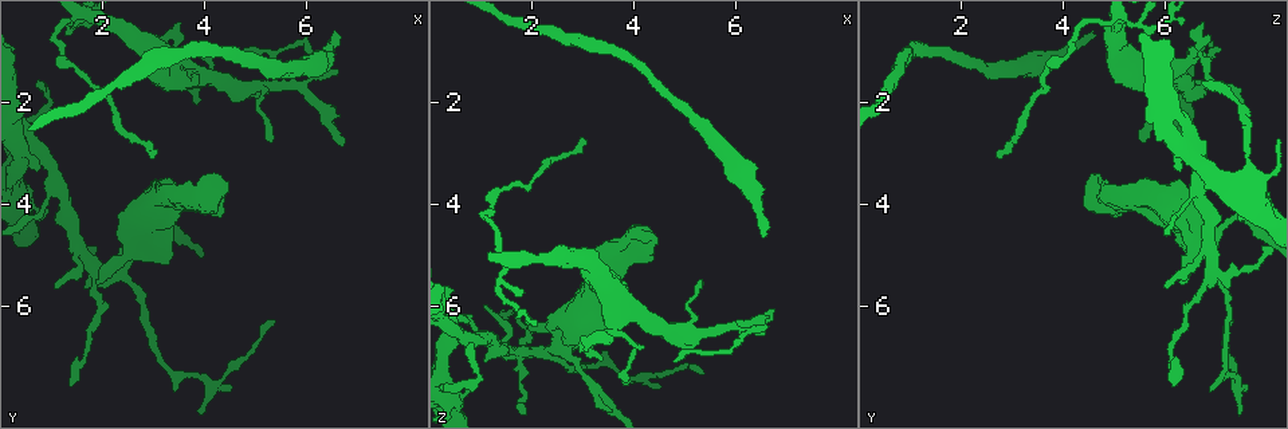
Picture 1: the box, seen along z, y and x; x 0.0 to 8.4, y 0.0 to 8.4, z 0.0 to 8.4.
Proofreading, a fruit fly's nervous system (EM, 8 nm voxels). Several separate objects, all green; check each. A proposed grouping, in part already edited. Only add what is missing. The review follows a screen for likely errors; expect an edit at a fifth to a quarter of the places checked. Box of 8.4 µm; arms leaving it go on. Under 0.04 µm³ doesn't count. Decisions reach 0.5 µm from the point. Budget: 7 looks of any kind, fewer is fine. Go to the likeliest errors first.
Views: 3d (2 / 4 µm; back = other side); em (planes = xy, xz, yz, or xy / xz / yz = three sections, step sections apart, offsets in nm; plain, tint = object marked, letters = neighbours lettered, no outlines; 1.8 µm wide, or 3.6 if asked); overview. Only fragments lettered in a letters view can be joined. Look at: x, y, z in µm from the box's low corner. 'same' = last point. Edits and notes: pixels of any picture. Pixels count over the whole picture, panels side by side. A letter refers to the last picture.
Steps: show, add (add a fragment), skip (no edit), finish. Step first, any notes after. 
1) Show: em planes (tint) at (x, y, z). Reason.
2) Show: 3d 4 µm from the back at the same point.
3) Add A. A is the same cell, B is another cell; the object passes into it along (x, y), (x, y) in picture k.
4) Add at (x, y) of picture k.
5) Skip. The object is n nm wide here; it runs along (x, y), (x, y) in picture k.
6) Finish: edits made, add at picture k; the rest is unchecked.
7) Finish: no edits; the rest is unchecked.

Show: 3d 2 µm at (6.55, 0.75, 4.60). Branch stops here.

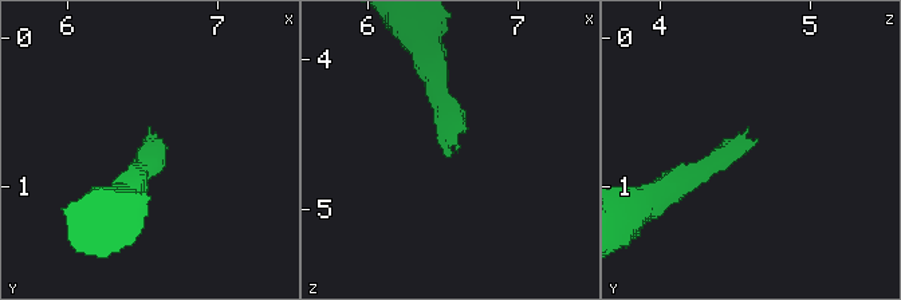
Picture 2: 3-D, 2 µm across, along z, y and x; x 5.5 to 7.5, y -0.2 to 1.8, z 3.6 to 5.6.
Show: em planes (letters) at (6.54, 0.70, 4.62).

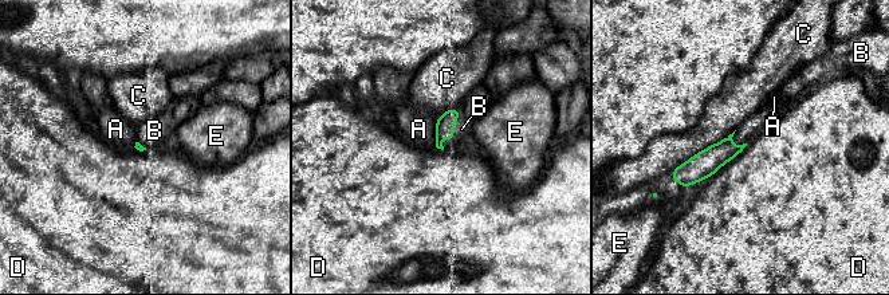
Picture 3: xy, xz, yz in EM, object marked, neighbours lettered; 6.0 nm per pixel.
Add B. The longest contact is with C, 460 nm; B is the same cell, A, C, D and E are other cells; it goes on there.

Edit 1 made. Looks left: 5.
Show: em planes (tint) at (6.80, 2.80, 6.10). Free end.

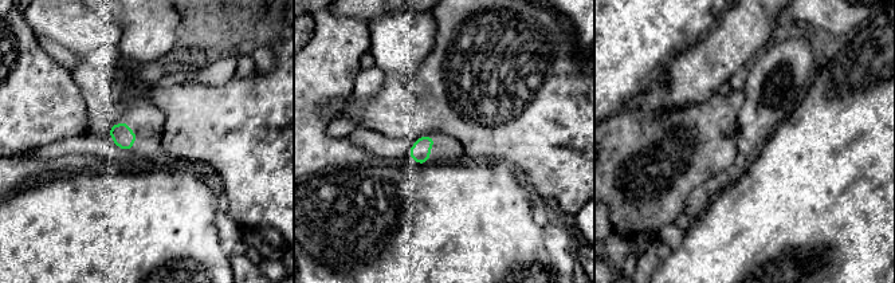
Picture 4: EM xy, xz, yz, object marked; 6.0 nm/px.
Show: em planes (letters) at the same point.

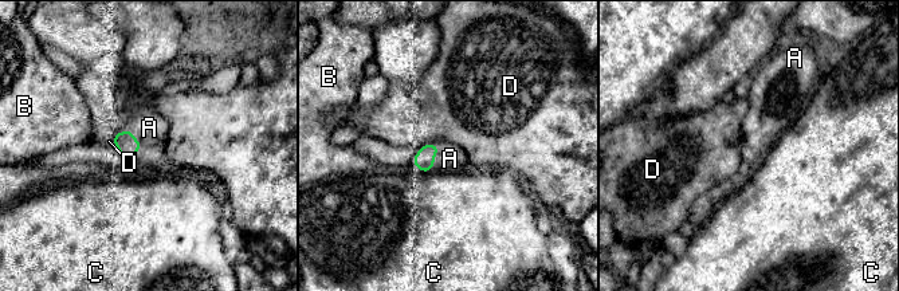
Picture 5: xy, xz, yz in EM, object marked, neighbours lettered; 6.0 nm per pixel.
Add A. A is the same cell, B, C and D are other cells; it goes on there.

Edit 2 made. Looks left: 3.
Show: overview. Redraw.

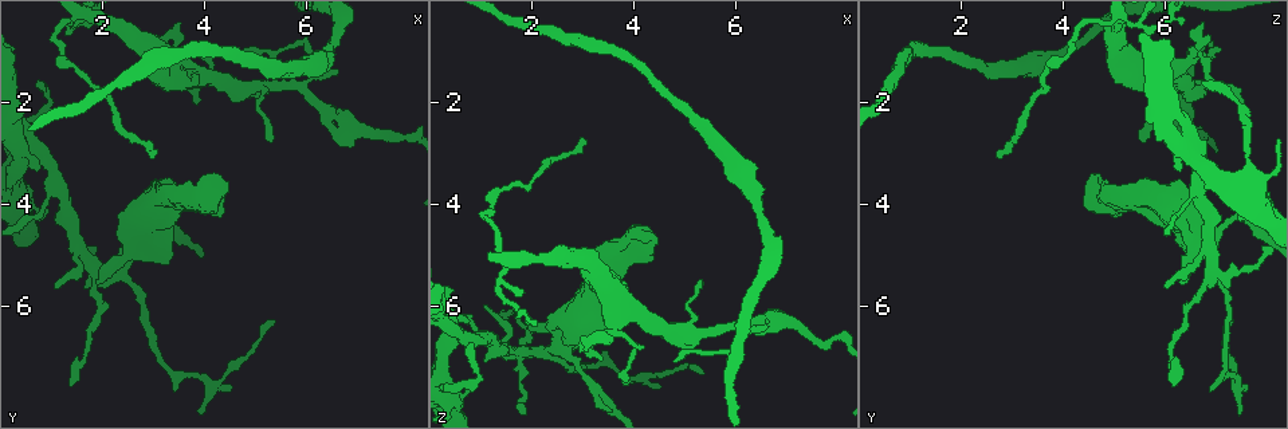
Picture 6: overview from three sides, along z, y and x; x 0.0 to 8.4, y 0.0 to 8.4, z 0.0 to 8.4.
Show: em planes (plain) at (3.65, 1.35, 6.15). Touches itself.

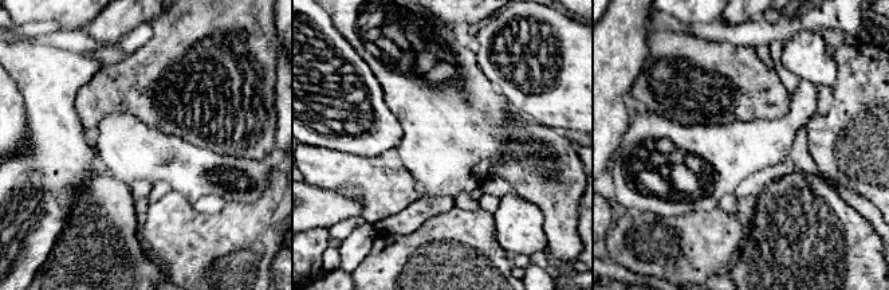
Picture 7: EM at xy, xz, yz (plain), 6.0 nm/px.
Show: em planes (letters) at the same point. See the neighbours.

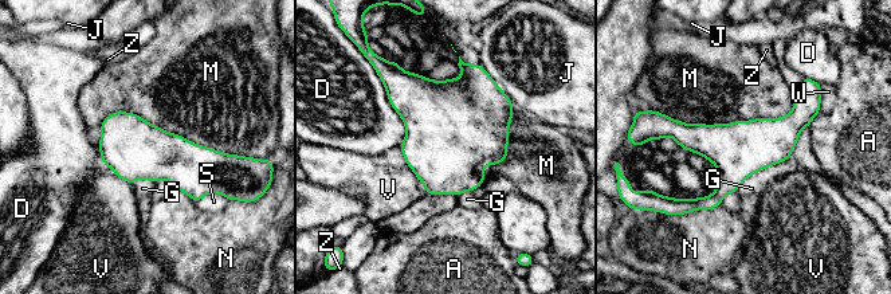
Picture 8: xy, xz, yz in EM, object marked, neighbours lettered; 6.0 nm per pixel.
Skip. A, D, G, J, M, N, S, V, W and Z are other cells; it runs along (816, 108), (778, 137), (667, 132) in picture 8; none of them fits.

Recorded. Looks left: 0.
Finish: edits made, add at picture 3, add at picture 5; the rest is unchecked.

